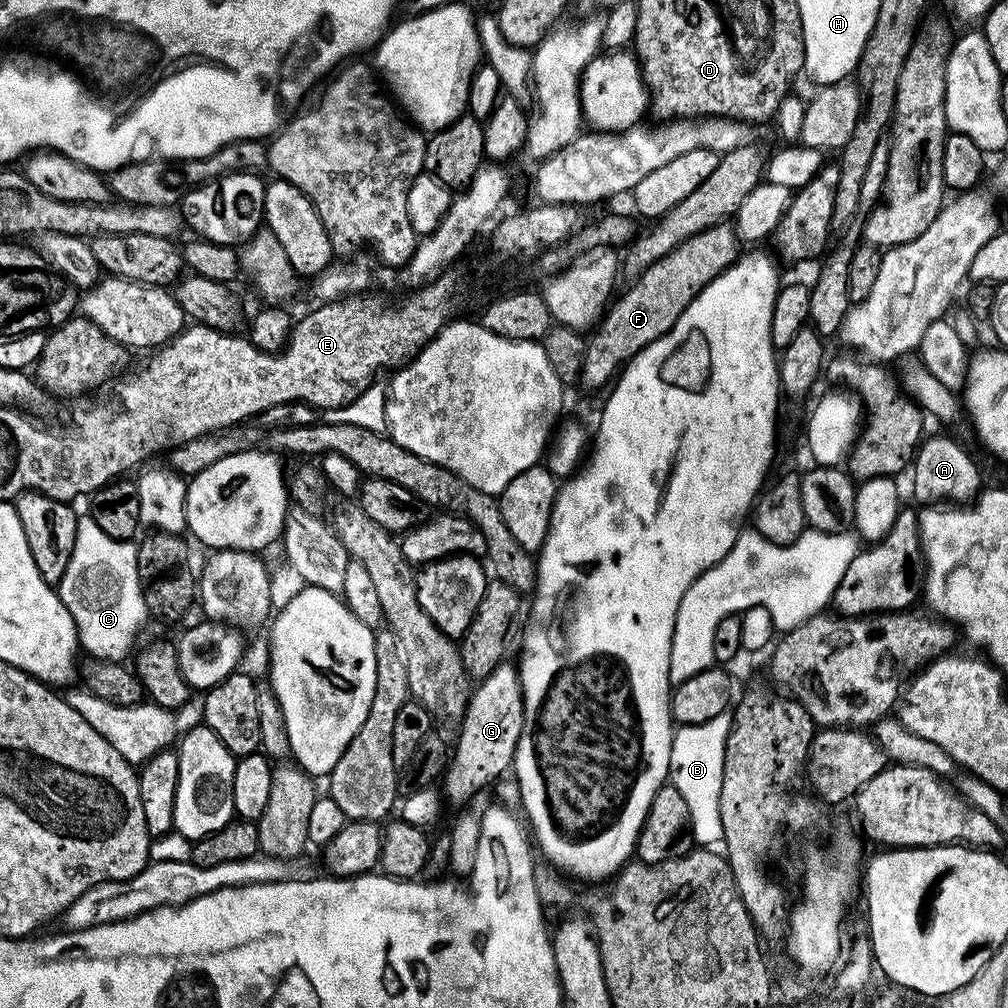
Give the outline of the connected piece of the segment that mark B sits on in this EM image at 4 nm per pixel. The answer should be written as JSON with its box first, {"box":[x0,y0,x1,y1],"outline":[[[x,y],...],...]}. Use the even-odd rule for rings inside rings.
{"box":[670,711,732,846],"outline":[[[726,711],[710,719],[706,723],[681,725],[675,729],[670,750],[670,783],[676,787],[678,794],[686,798],[690,832],[696,835],[696,844],[700,846],[712,846],[715,840],[725,839],[726,834],[722,830],[722,818],[720,817],[720,795],[722,794],[722,770],[724,769],[725,754],[724,743],[727,742],[729,730],[732,728],[732,712]]]}

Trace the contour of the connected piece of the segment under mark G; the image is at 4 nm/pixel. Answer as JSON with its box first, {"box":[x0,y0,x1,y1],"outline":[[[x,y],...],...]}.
{"box":[454,662,524,781],"outline":[[[502,662],[487,678],[475,685],[474,691],[468,698],[468,709],[464,711],[463,720],[459,721],[460,737],[454,740],[454,750],[462,750],[468,756],[474,756],[476,764],[484,770],[484,774],[495,781],[504,771],[509,771],[510,765],[516,758],[516,743],[520,732],[524,729],[524,691],[520,689],[520,674],[508,662]]]}

